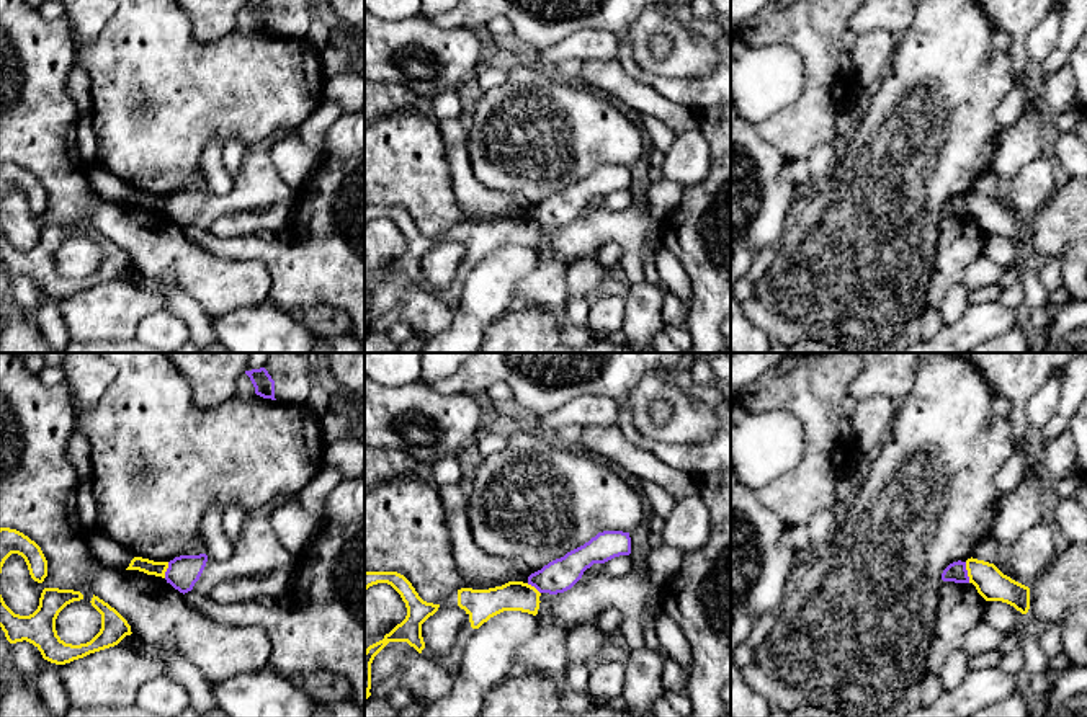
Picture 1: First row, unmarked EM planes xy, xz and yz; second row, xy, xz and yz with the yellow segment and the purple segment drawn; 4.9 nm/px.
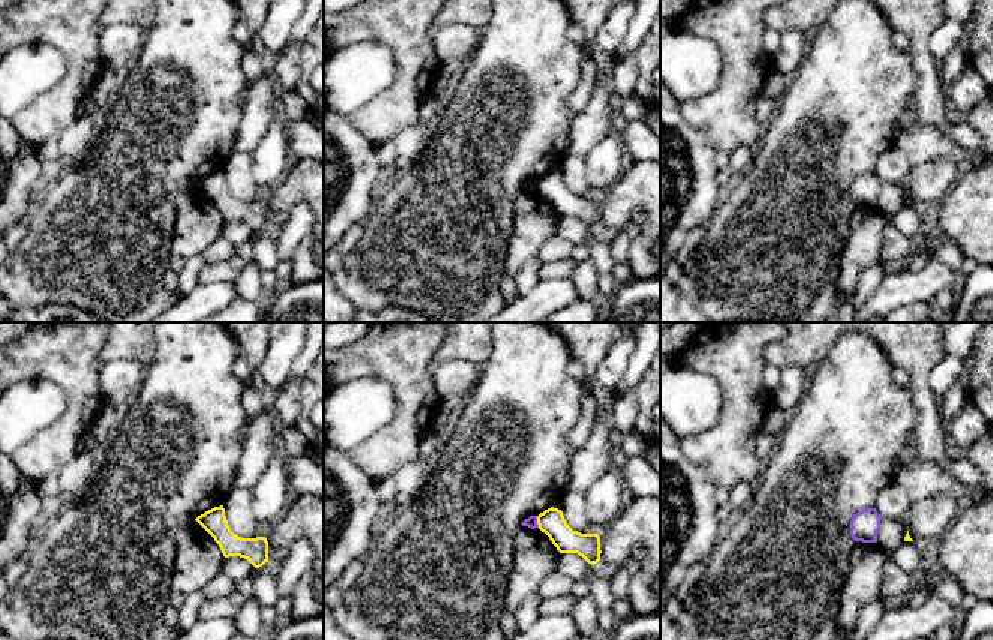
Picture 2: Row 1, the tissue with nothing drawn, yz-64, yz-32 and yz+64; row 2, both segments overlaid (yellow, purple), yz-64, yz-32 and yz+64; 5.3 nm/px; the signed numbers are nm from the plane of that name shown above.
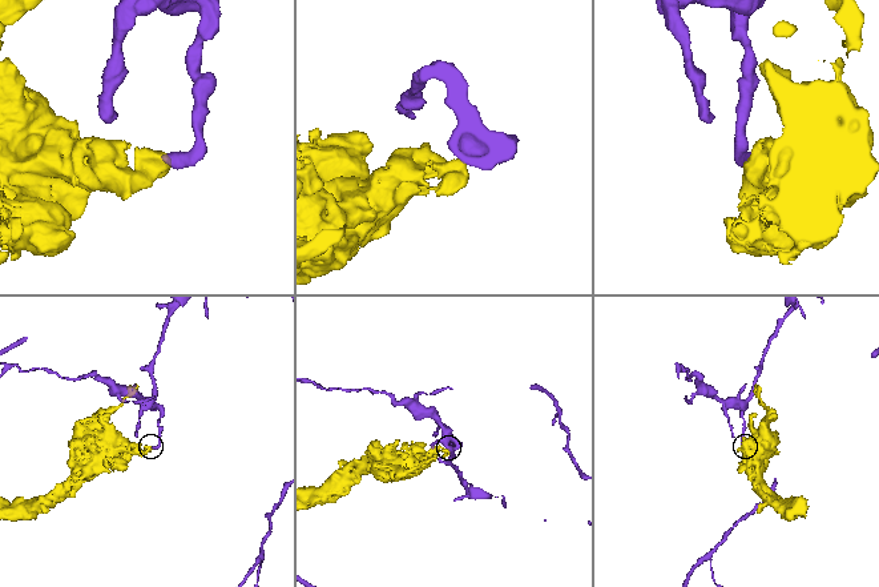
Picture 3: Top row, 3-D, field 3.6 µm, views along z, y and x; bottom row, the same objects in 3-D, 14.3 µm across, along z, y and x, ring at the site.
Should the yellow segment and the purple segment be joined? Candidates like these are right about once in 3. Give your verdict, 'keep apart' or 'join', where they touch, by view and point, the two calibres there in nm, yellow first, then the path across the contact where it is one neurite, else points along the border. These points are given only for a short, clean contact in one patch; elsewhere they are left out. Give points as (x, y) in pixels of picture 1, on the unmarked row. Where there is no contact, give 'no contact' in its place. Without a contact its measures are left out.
keep apart | yz (968, 206) | 160/100 nm | along yz (965, 196), (970, 216)

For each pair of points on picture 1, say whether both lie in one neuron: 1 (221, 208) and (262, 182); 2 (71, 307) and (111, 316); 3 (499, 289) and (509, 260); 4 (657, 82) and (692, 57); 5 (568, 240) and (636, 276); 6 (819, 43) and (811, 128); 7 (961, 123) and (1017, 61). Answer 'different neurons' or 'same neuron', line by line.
1: same neuron
2: same neuron
3: same neuron
4: different neurons
5: same neuron
6: same neuron
7: different neurons

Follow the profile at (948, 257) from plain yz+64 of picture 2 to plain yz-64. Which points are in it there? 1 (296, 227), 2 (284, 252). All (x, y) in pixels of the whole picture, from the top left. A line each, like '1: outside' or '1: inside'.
1: inside
2: inside

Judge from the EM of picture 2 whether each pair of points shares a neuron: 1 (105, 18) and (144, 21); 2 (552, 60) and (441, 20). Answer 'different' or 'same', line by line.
1: same
2: different

